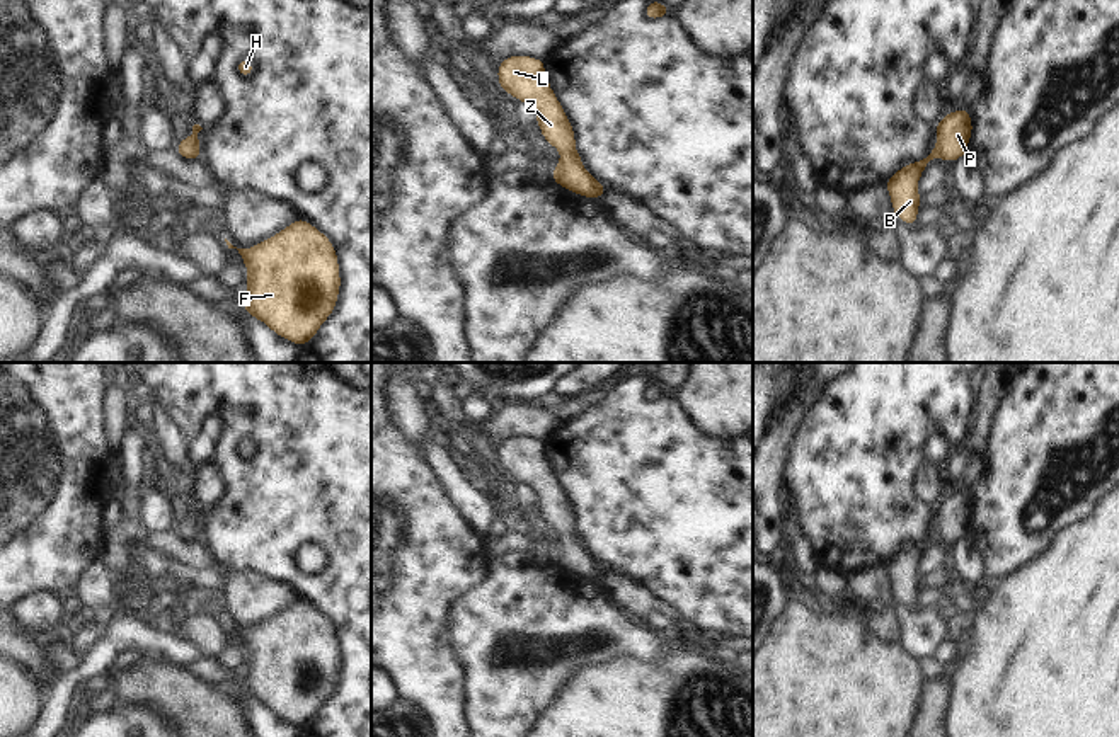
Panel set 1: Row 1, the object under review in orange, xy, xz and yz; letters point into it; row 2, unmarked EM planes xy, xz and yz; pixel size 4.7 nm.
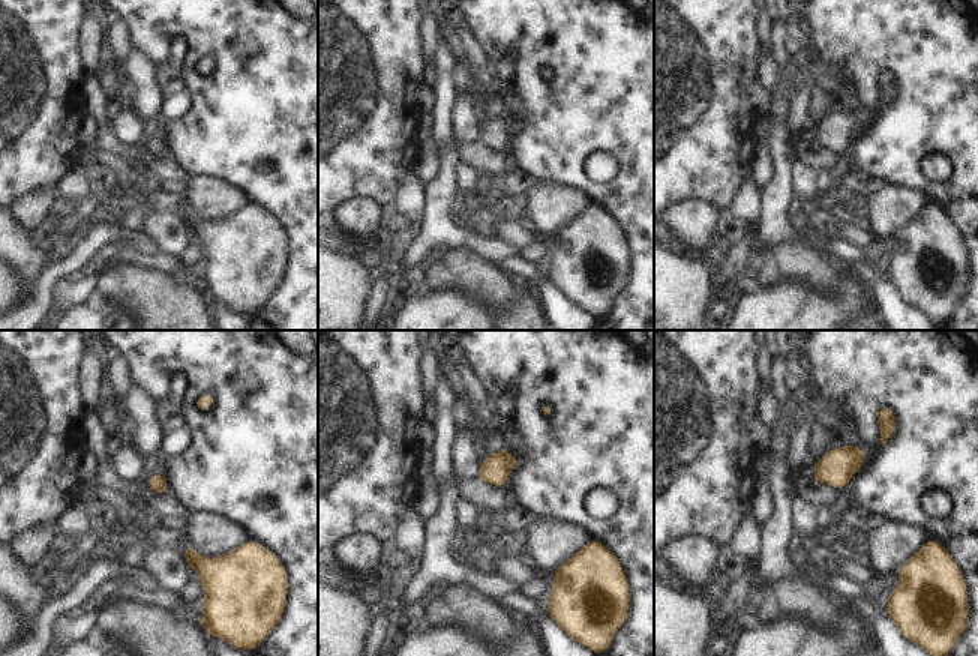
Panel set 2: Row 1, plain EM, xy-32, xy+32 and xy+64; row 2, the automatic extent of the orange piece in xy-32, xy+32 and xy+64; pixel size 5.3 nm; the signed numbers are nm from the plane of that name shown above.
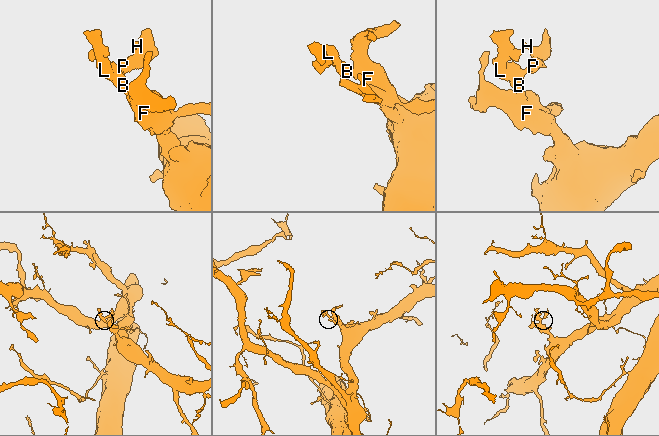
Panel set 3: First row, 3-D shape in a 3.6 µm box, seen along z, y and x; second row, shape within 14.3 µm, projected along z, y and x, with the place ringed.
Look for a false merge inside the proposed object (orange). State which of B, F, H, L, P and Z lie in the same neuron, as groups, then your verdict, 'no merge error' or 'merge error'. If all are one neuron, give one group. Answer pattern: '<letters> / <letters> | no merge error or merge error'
B F H L P Z | no merge error

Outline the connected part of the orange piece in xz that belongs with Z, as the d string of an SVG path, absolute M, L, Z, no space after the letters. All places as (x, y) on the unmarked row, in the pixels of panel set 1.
M526 436L504 439L497 448L497 465L535 492L543 521L559 531L560 543L552 553L552 563L598 582L608 568L582 548L572 504L548 465L545 443Z

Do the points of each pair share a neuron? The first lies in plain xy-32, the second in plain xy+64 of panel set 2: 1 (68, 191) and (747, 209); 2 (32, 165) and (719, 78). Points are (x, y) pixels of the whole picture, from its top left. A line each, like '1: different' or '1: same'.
1: same
2: same

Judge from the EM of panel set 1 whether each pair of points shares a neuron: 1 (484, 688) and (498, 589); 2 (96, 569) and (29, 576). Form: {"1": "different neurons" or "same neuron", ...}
{"1": "same neuron", "2": "different neurons"}

